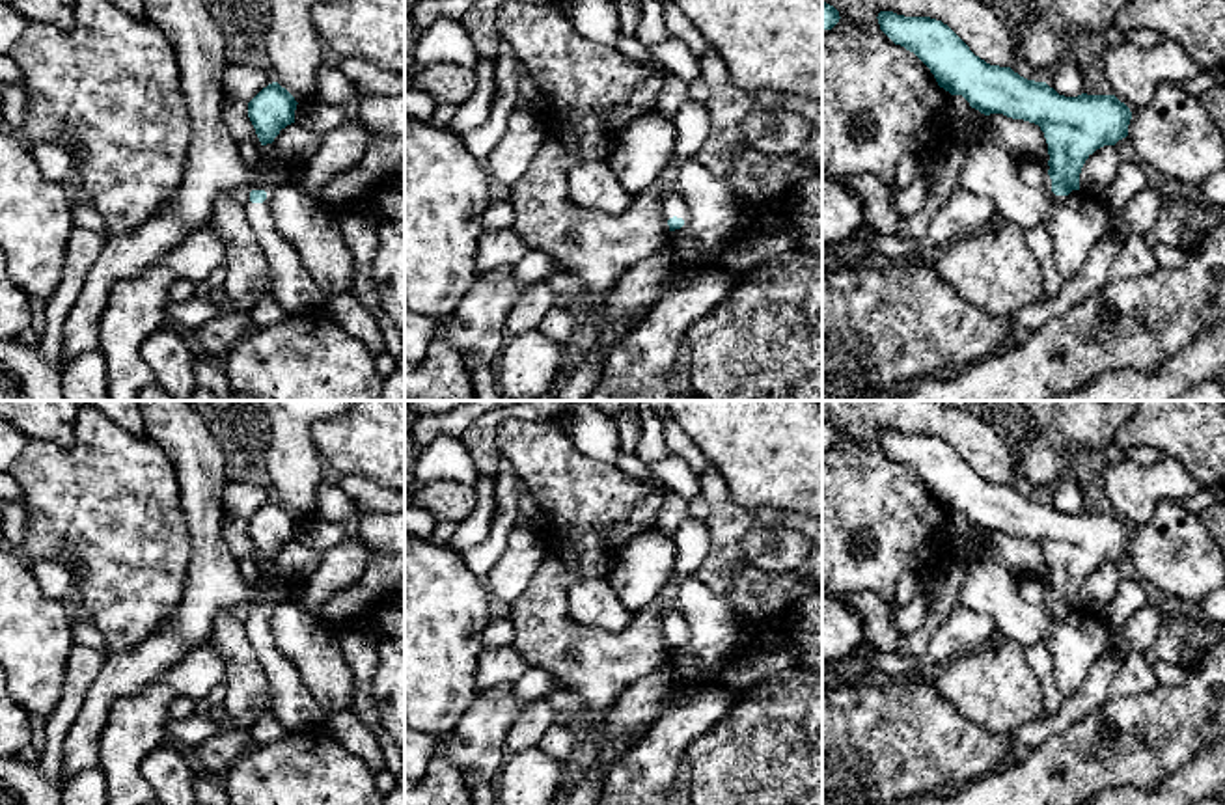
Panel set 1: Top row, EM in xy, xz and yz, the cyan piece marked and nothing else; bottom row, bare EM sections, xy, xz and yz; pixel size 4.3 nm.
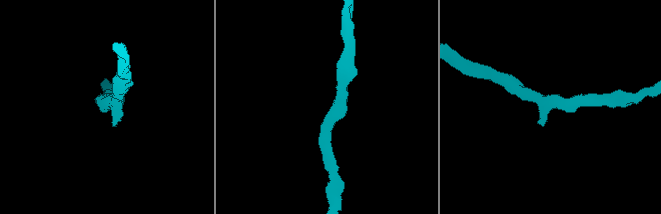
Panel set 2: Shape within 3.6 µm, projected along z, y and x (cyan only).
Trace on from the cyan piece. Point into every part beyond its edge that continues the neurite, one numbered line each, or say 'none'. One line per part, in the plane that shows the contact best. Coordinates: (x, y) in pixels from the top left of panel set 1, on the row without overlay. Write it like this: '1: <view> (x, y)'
1: yz (1046, 600)

